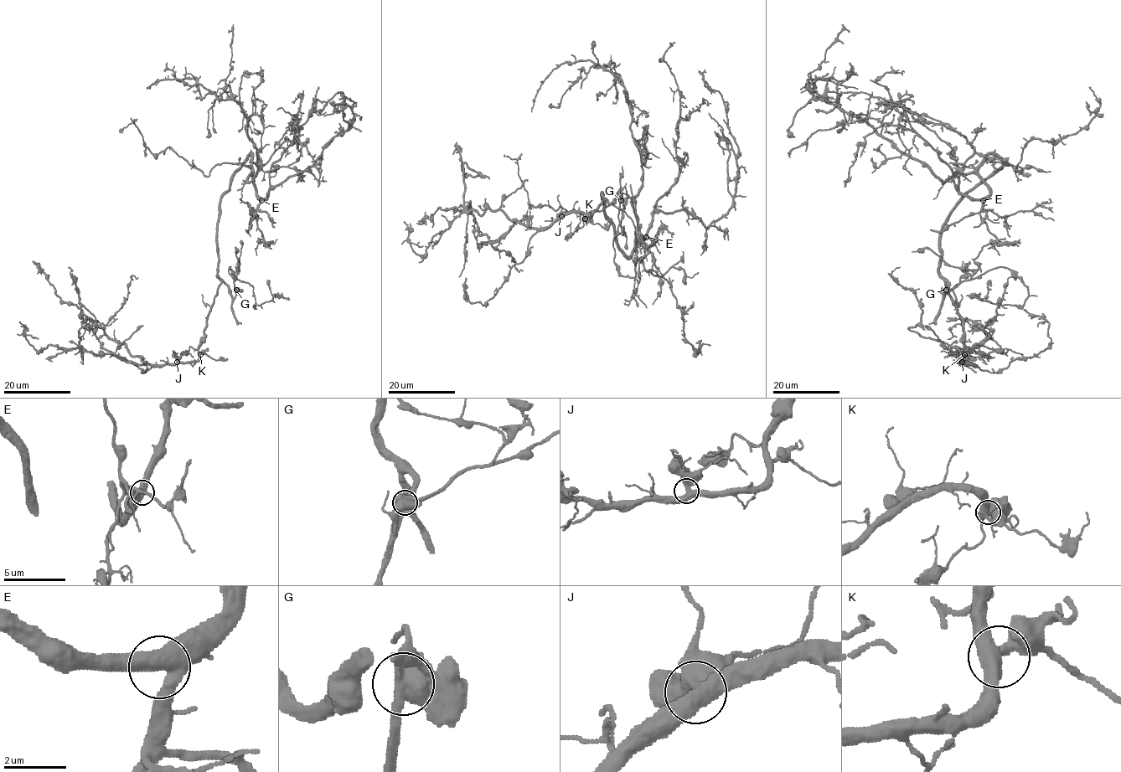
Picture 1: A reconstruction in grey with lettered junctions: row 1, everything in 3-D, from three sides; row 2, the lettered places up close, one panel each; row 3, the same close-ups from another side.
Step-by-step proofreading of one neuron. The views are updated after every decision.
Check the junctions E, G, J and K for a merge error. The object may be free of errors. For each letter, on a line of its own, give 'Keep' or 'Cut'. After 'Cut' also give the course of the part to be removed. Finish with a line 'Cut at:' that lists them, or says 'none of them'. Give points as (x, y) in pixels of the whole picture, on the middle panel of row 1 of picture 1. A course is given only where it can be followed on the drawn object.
E: Keep
G: Keep
J: Keep
K: Keep
Cut at: none of them

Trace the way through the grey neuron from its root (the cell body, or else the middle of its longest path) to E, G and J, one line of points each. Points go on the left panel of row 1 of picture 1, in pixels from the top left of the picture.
E: (219, 208), (219, 199), (228, 191), (232, 176), (250, 154), (254, 185), (261, 200)
G: (219, 208), (217, 275), (234, 298), (236, 290)
J: (219, 208), (217, 276), (221, 284), (209, 310), (204, 341), (198, 348), (198, 358), (188, 362), (177, 362)

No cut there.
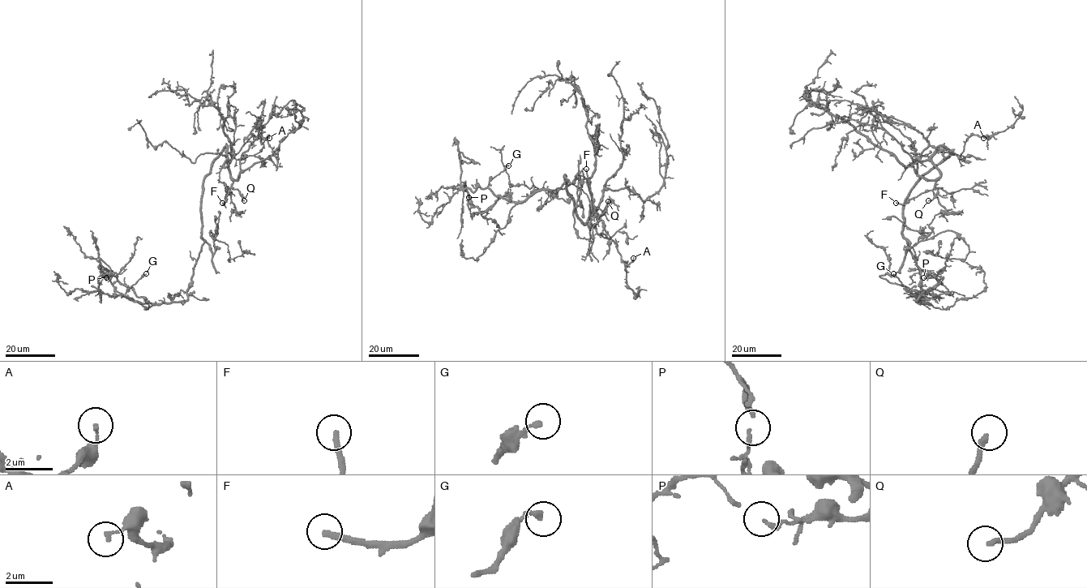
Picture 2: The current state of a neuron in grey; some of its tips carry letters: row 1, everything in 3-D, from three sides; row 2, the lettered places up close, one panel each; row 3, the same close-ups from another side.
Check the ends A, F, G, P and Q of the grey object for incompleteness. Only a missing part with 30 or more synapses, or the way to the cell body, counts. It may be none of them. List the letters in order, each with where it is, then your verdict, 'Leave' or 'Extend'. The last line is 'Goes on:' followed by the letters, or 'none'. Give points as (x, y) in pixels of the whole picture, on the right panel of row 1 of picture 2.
A: Place: (983, 138). Leave
F: Place: (896, 203). Extend
G: Place: (893, 273). Leave
P: Place: (923, 277). Leave
Q: Place: (928, 200). Leave
Goes on: F

